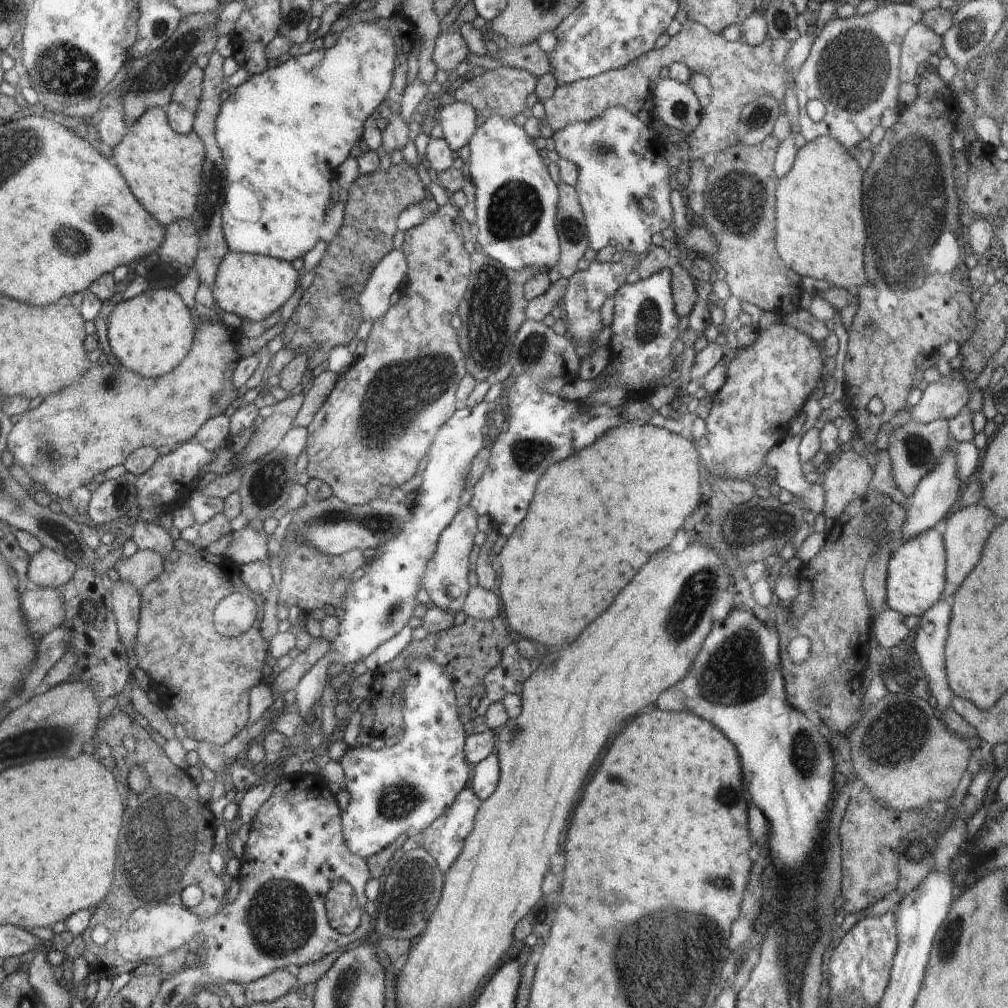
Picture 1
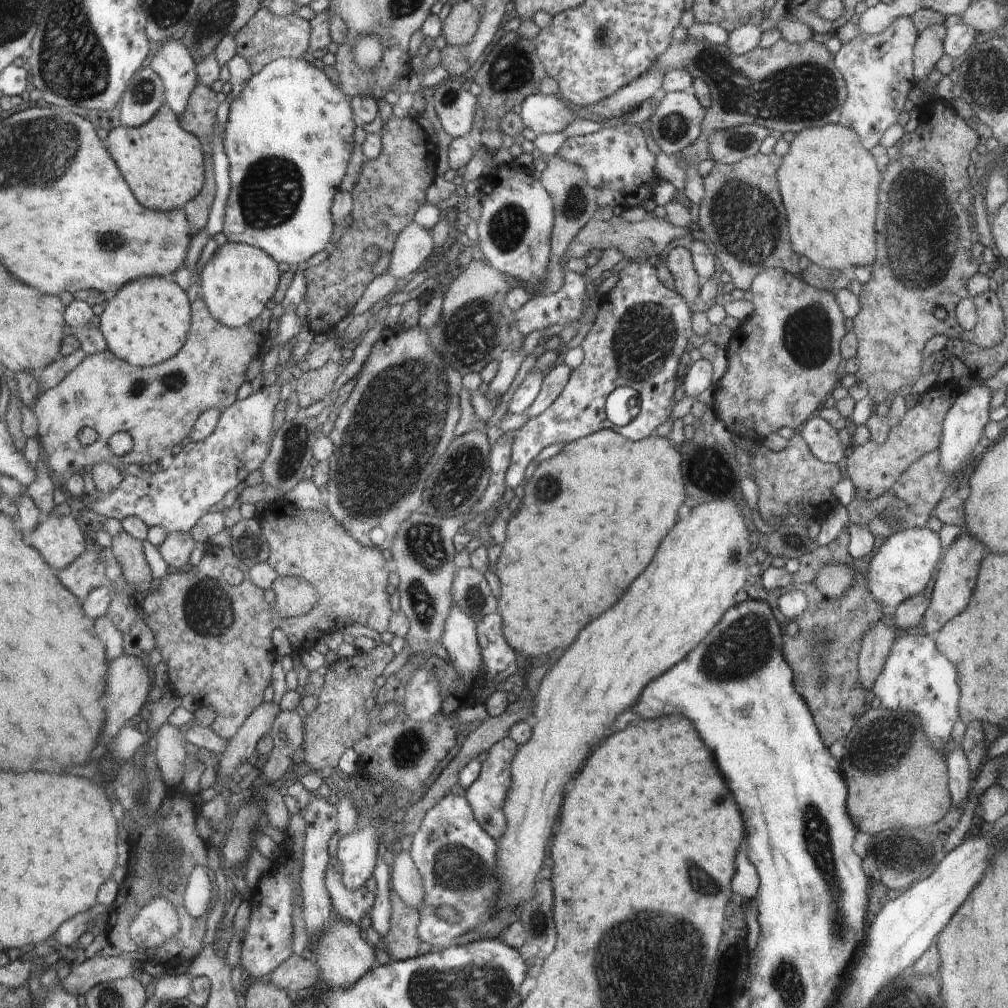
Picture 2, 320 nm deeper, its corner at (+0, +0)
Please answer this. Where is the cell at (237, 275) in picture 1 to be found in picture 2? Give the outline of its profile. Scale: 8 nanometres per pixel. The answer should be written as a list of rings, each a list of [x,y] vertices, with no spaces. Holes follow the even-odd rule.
[[[227,241],[216,249],[200,274],[202,299],[213,317],[227,327],[238,328],[246,322],[260,317],[266,309],[266,302],[274,296],[280,270],[272,255],[244,243]]]

